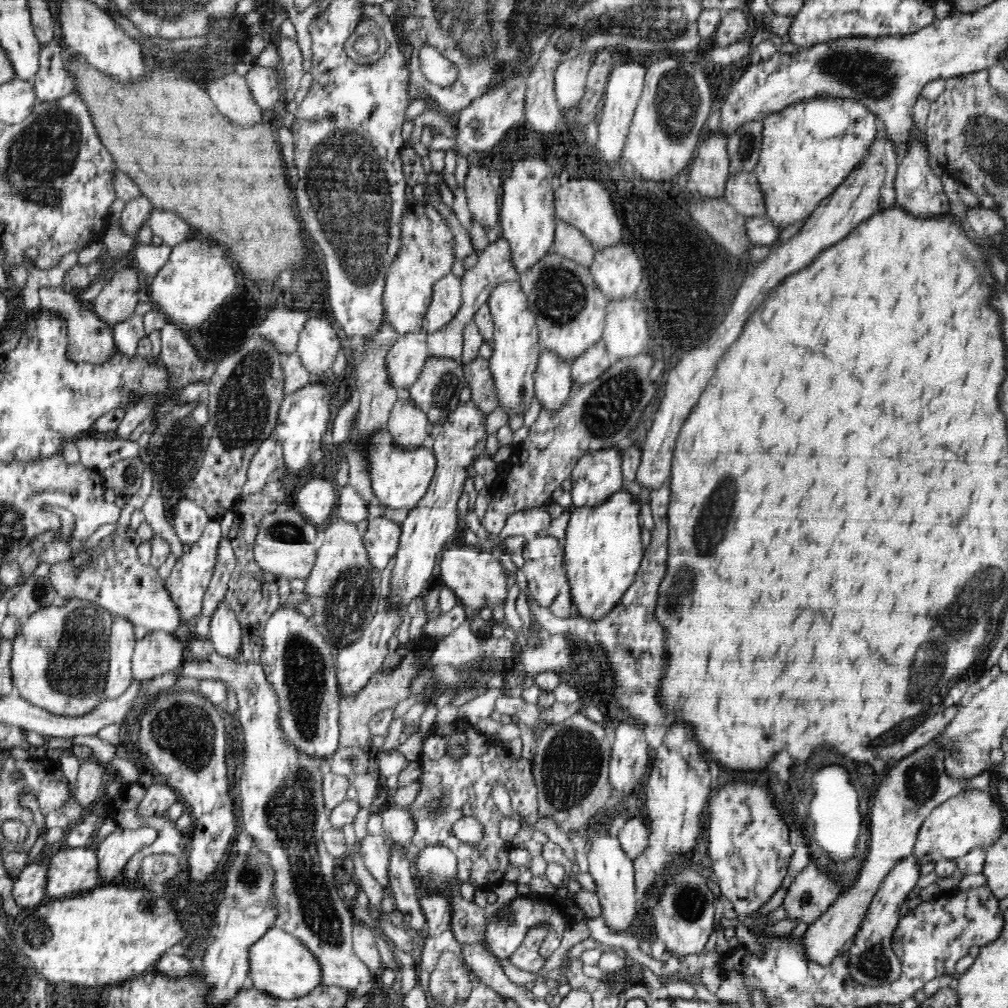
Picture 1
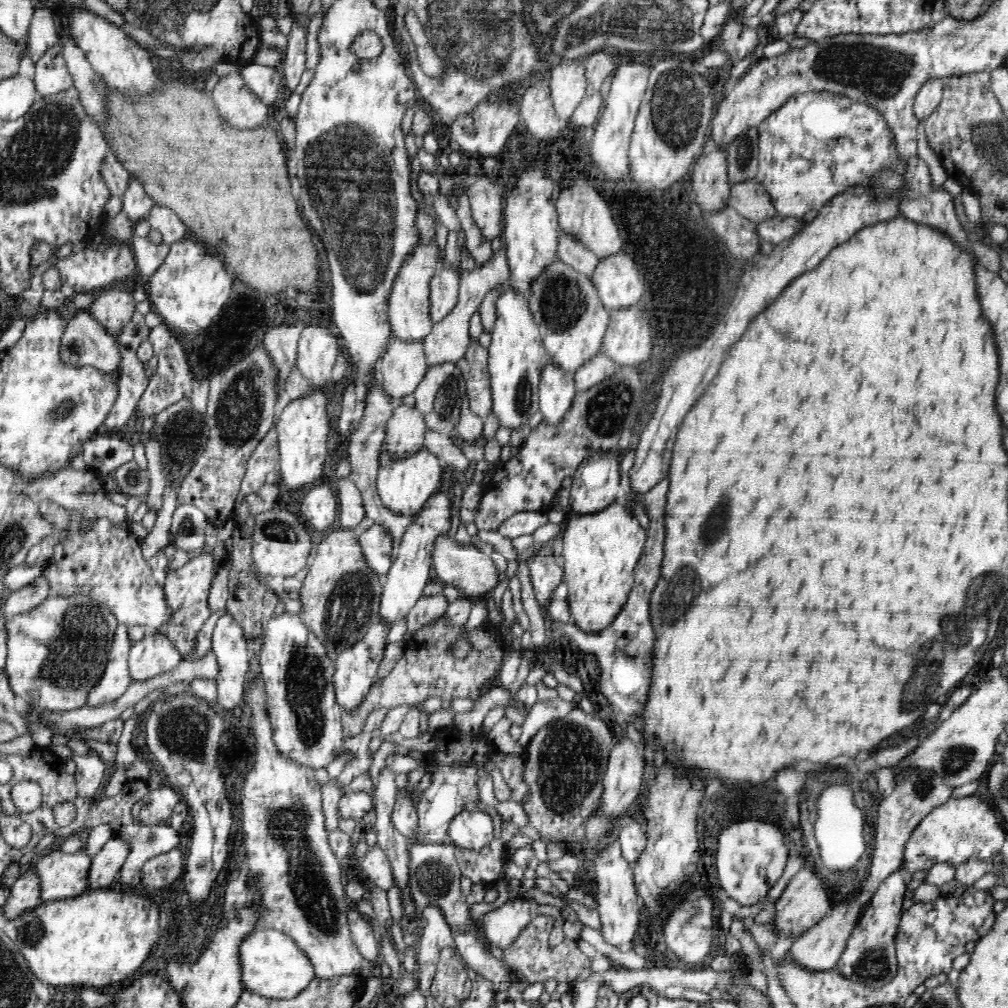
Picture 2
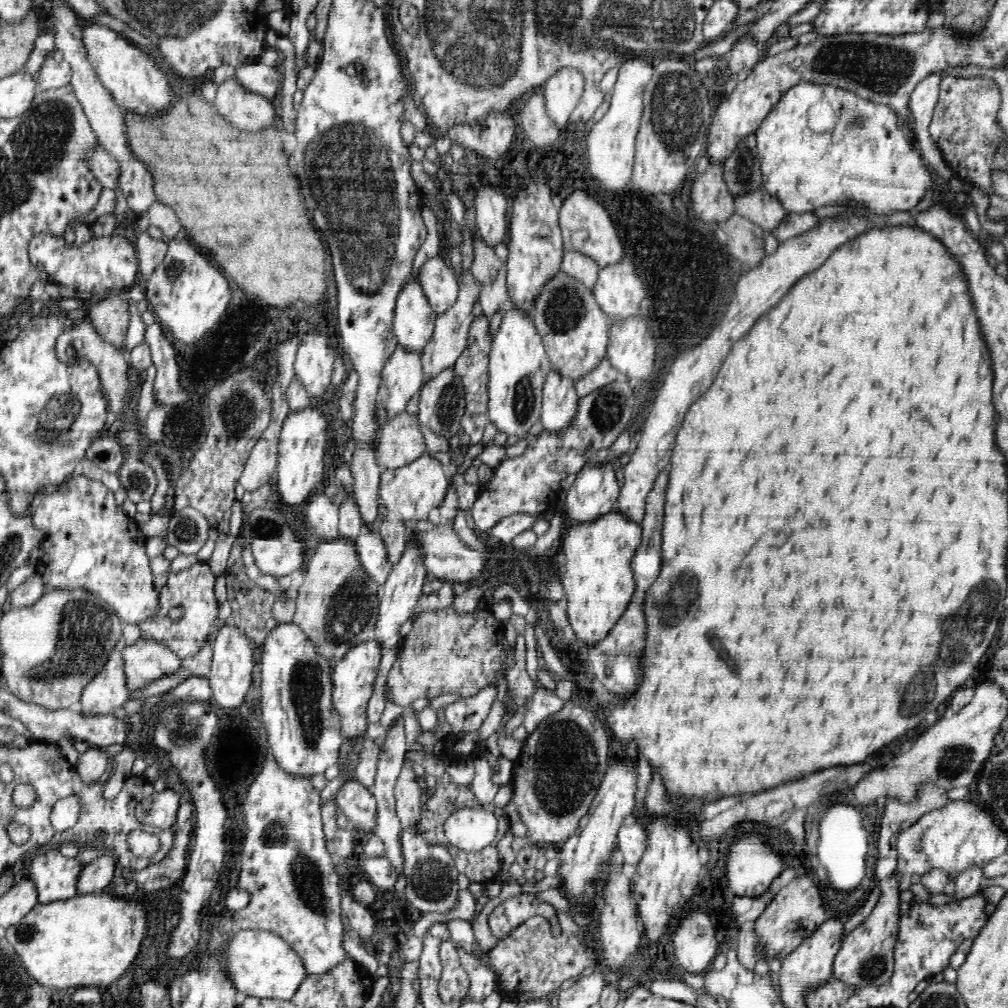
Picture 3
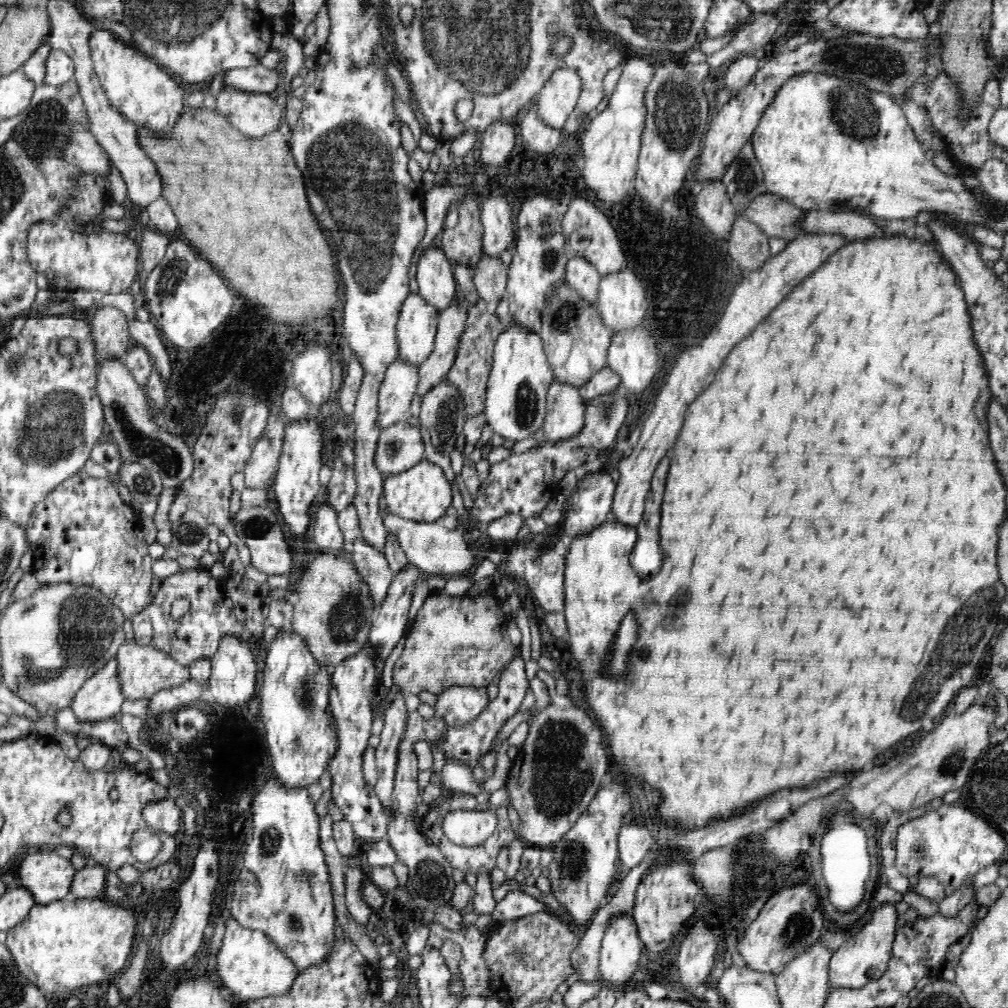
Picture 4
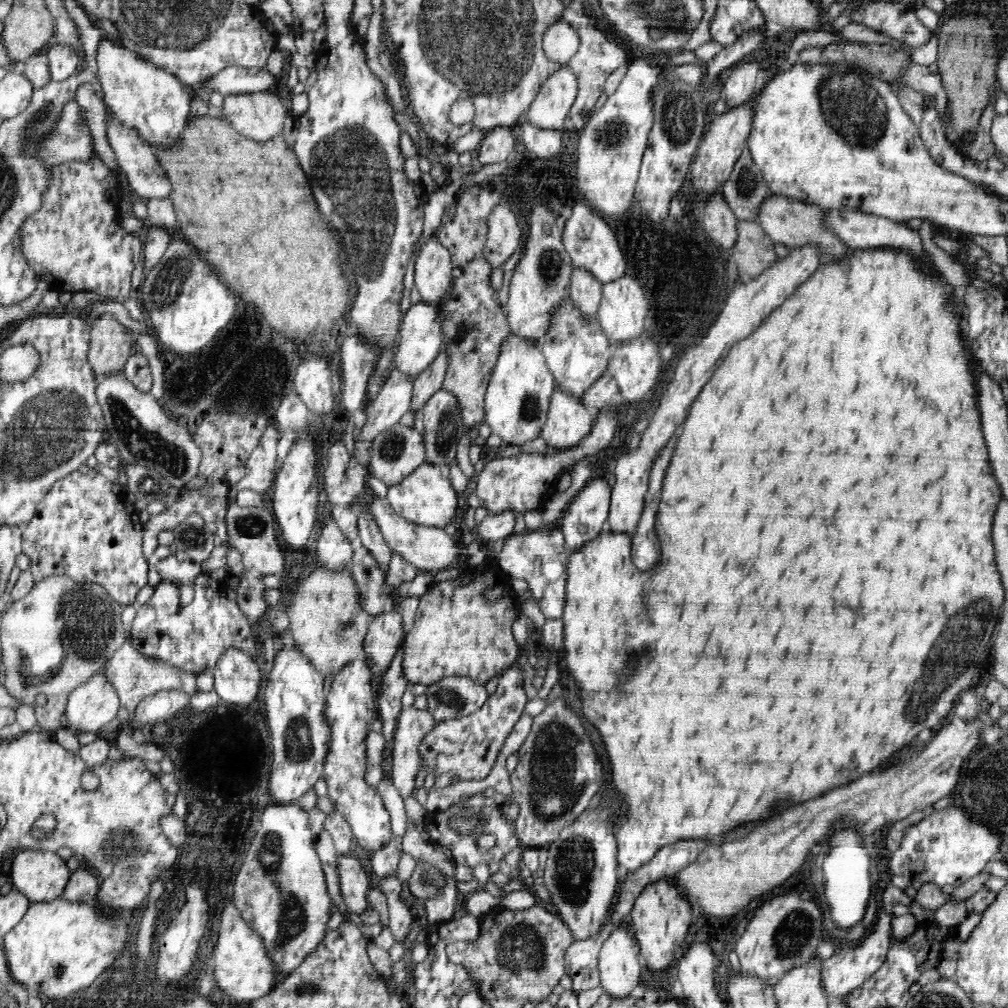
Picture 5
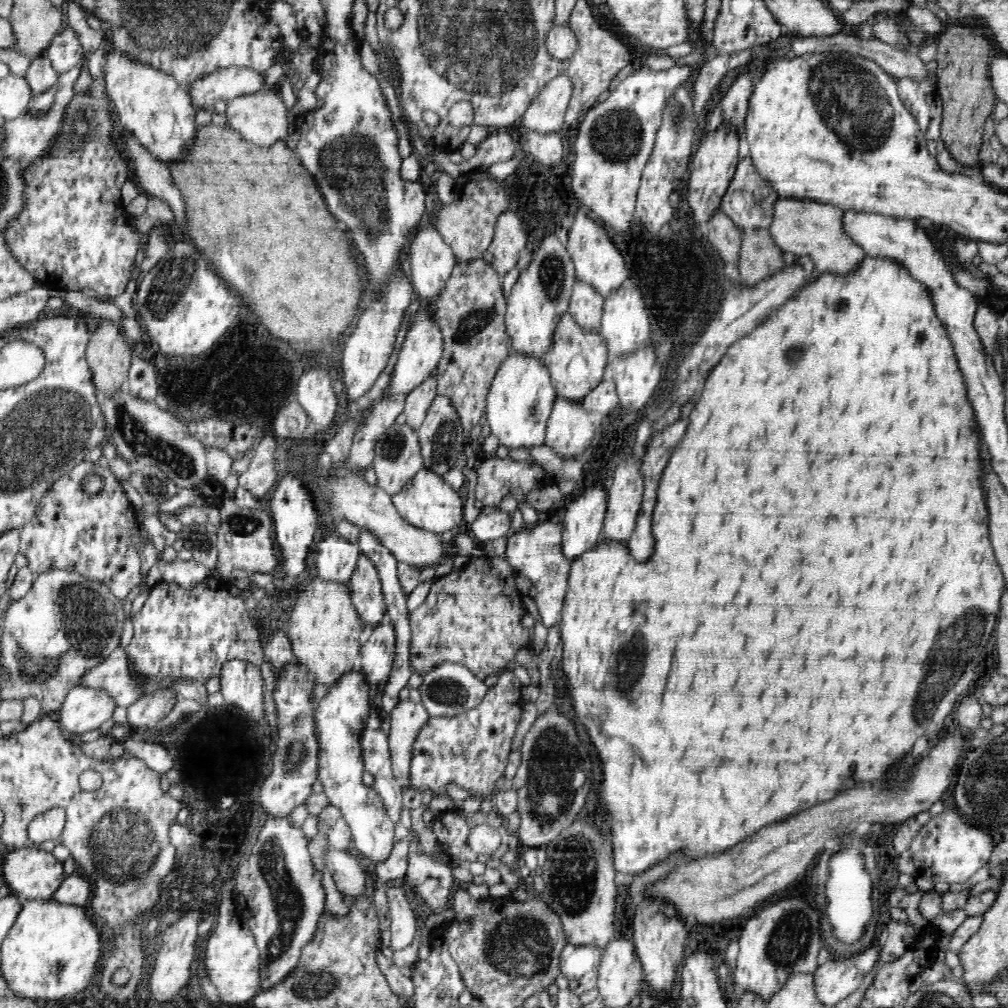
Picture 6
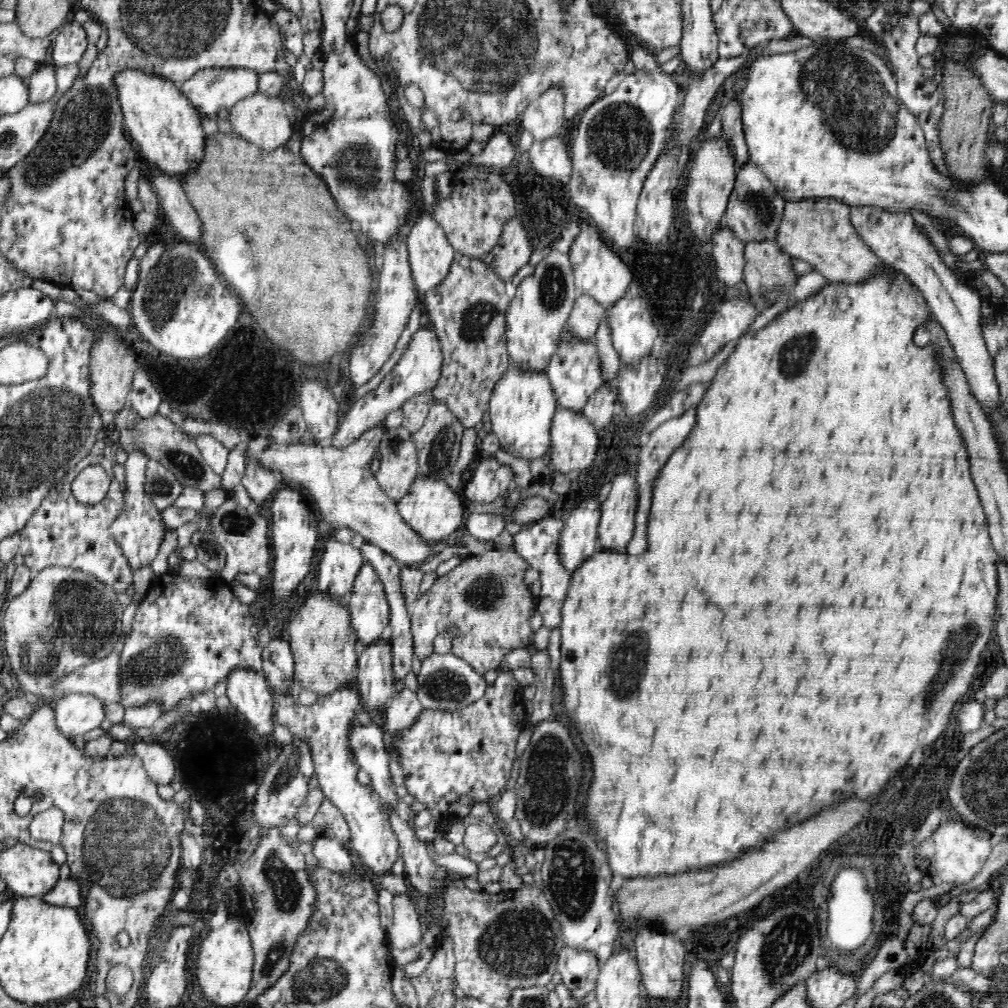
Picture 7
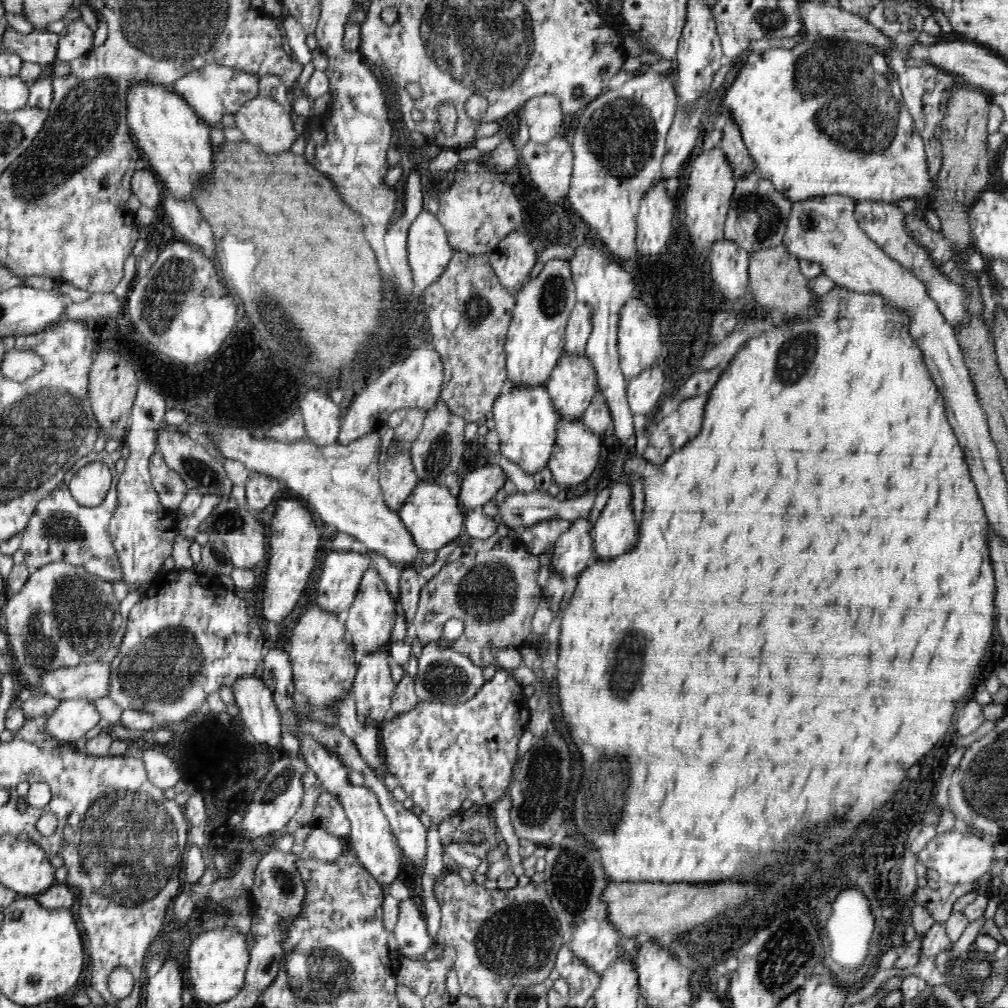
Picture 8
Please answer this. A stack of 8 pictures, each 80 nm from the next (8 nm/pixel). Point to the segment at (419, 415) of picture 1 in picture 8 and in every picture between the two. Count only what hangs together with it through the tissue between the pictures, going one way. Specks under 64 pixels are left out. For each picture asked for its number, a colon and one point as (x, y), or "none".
2: (405, 433)
3: (401, 441)
4: (400, 447)
5: (398, 451)
6: (398, 457)
7: (399, 468)
8: (397, 479)

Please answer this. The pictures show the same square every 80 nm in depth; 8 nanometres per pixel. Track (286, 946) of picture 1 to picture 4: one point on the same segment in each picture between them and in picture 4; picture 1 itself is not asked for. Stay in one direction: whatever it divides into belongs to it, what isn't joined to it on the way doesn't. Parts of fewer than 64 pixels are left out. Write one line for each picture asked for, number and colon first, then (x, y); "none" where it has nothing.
2: (271, 965)
3: (259, 963)
4: (248, 963)

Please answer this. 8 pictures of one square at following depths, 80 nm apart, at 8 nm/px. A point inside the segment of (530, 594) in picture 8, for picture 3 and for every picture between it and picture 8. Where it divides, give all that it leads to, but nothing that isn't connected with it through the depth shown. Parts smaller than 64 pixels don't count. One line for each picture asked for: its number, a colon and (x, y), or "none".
3: (444, 653)
4: (465, 643)
5: (459, 631)
6: (474, 618)
7: (484, 598)

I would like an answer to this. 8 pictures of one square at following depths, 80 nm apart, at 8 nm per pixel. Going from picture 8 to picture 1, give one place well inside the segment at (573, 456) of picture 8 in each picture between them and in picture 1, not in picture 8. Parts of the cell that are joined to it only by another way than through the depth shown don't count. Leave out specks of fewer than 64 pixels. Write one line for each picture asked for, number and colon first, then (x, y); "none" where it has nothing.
1: (553, 383)
2: (557, 389)
3: (560, 400)
4: (565, 410)
5: (568, 422)
6: (570, 429)
7: (574, 440)

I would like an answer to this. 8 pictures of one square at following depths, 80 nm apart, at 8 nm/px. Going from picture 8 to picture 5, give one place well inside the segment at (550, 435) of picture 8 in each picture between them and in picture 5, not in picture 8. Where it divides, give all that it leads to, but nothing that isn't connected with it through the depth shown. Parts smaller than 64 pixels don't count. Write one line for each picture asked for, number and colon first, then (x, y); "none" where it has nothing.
5: (517, 399)
6: (520, 400)
7: (522, 407)

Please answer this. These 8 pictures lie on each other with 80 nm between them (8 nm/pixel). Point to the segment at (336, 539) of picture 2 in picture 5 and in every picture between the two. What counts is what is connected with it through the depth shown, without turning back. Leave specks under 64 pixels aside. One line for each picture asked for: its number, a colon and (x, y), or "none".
3: (337, 605)
4: (333, 615)
5: (327, 622)

